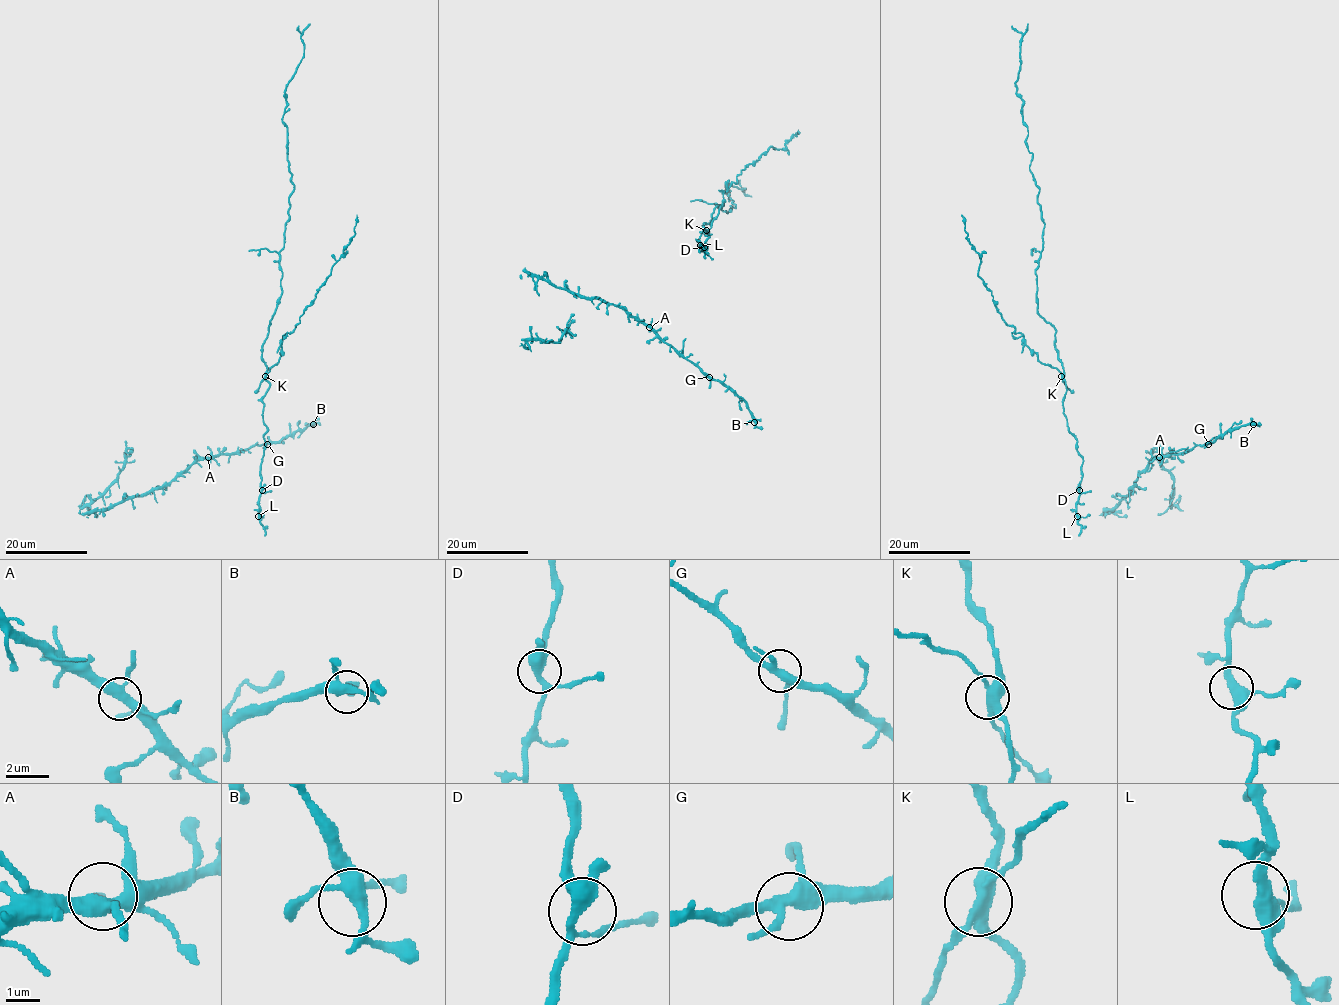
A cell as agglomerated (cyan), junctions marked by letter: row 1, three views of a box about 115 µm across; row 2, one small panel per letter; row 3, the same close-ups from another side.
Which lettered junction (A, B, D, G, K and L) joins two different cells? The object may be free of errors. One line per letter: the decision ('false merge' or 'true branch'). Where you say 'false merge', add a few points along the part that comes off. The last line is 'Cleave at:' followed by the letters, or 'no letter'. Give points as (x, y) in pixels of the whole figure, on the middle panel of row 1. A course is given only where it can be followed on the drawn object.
A: true branch
B: true branch
D: true branch
G: true branch
K: false merge | (706, 230), (723, 194), (746, 166), (771, 146), (786, 147), (798, 130)
L: true branch
Cleave at: K

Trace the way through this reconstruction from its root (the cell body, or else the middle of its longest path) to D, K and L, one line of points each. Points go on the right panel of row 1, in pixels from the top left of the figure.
D: (1063, 409), (1066, 425), (1077, 440), (1077, 451), (1083, 459), (1079, 490)
K: (1063, 409), (1066, 386), (1061, 376)
L: (1063, 409), (1066, 425), (1077, 440), (1077, 451), (1083, 459), (1077, 516)

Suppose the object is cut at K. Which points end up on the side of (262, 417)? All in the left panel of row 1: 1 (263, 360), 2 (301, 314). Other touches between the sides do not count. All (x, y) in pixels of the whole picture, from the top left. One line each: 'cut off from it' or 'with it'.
1: with it
2: cut off from it

